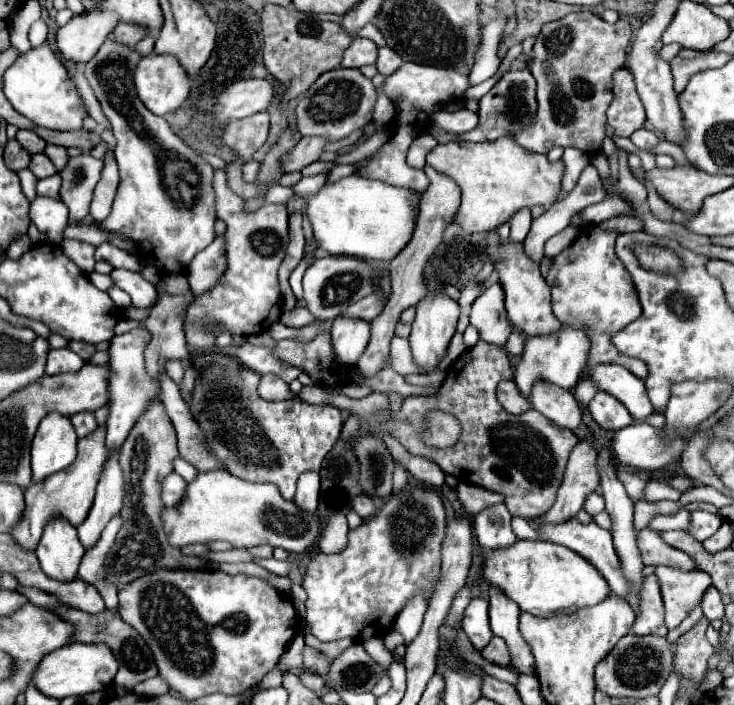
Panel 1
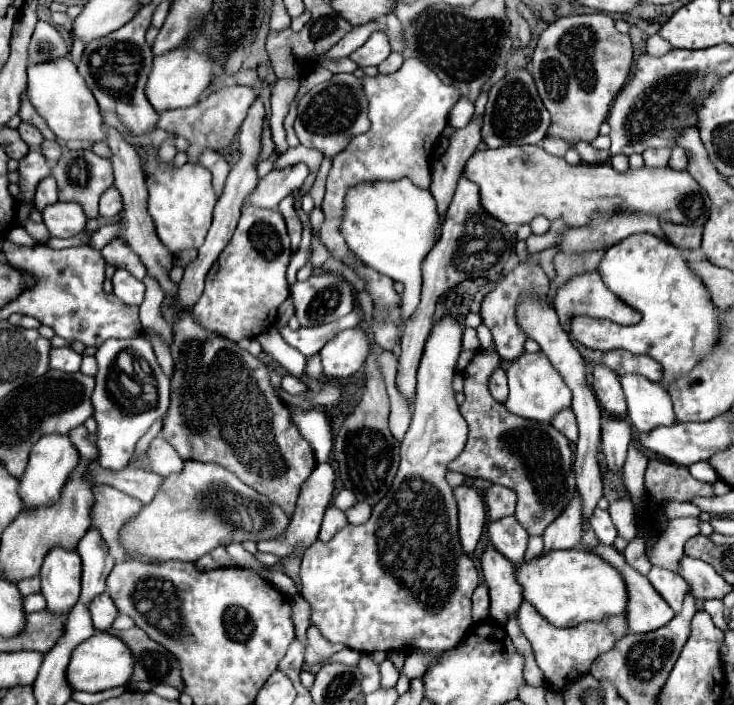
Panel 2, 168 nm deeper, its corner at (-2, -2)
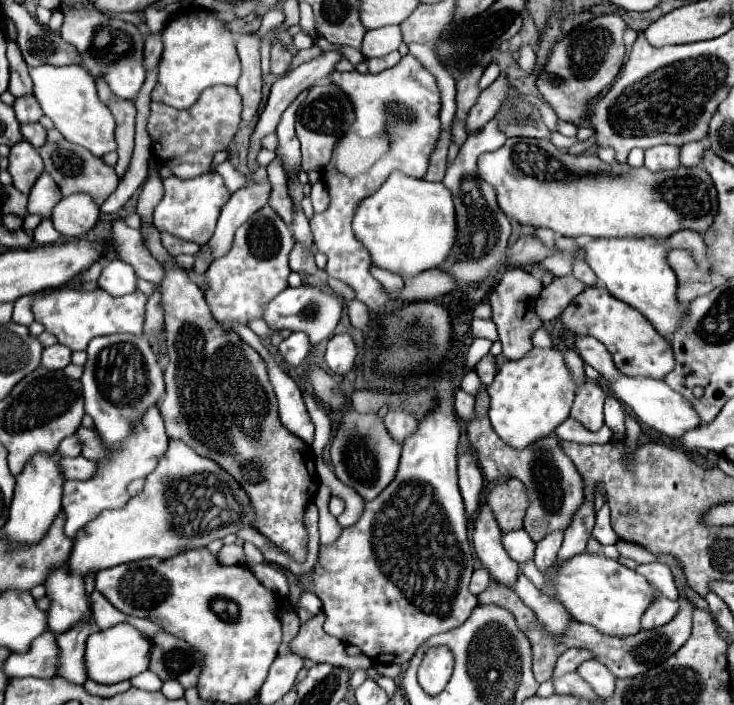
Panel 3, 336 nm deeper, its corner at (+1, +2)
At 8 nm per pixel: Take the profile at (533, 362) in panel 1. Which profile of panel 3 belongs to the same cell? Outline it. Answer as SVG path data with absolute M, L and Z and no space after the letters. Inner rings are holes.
M534 348L530 354L526 354L526 358L514 362L508 360L500 366L494 382L486 388L488 396L490 396L490 408L488 408L488 418L490 424L494 428L494 432L512 448L522 450L534 442L538 442L540 438L548 438L554 434L554 430L570 416L570 408L574 402L574 378L572 372L568 370L566 362L564 362L564 354L556 348L552 350L542 350L542 348Z

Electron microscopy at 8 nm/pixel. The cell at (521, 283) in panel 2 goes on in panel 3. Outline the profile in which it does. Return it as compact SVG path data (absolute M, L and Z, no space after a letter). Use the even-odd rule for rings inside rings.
M510 268L504 272L500 284L496 286L496 290L490 296L490 304L492 304L492 320L498 326L498 334L500 334L500 342L504 346L504 356L508 360L520 360L524 358L534 346L532 346L532 332L542 326L542 320L536 316L536 300L542 292L542 282L538 278L534 278L532 274L524 272L522 268Z

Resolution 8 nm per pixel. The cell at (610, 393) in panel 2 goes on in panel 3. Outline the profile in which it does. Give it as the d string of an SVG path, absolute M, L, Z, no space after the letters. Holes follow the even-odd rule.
M576 336L574 338L574 352L586 364L590 364L592 368L596 368L606 384L614 382L614 378L618 376L618 370L616 370L612 358L610 358L610 352L596 338L592 338L592 336Z

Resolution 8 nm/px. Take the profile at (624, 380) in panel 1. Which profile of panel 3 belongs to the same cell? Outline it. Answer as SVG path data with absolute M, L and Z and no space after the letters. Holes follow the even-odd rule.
M620 374L616 382L612 382L608 386L608 392L614 394L620 402L624 402L632 414L636 414L646 426L670 436L670 438L680 438L684 436L688 430L694 430L702 424L700 416L696 414L696 410L692 408L692 404L680 396L678 392L670 390L670 386L666 386L664 380L654 380L654 378L630 378Z

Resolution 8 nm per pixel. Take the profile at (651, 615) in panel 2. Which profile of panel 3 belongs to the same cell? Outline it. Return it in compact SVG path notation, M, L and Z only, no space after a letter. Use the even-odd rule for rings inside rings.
M660 596L658 602L654 602L654 606L650 606L650 610L646 610L646 614L642 616L642 628L652 630L668 624L678 614L678 606L680 604L676 600L668 600Z

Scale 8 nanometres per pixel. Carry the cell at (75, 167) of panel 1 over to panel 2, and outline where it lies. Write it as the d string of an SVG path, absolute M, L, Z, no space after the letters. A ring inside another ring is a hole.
M65 150L61 160L53 166L51 174L57 180L61 202L77 202L83 206L87 218L97 218L99 196L113 186L113 170L109 166L109 160L93 154L91 150Z

